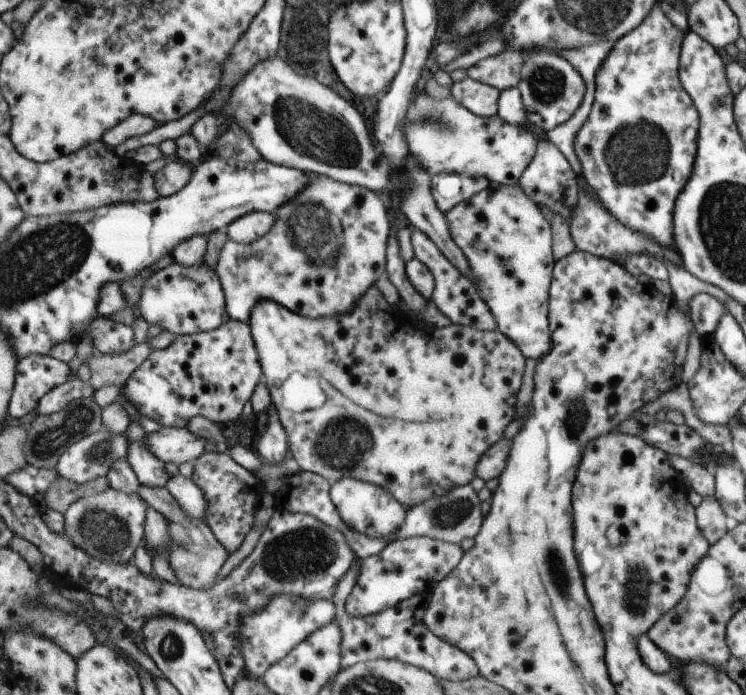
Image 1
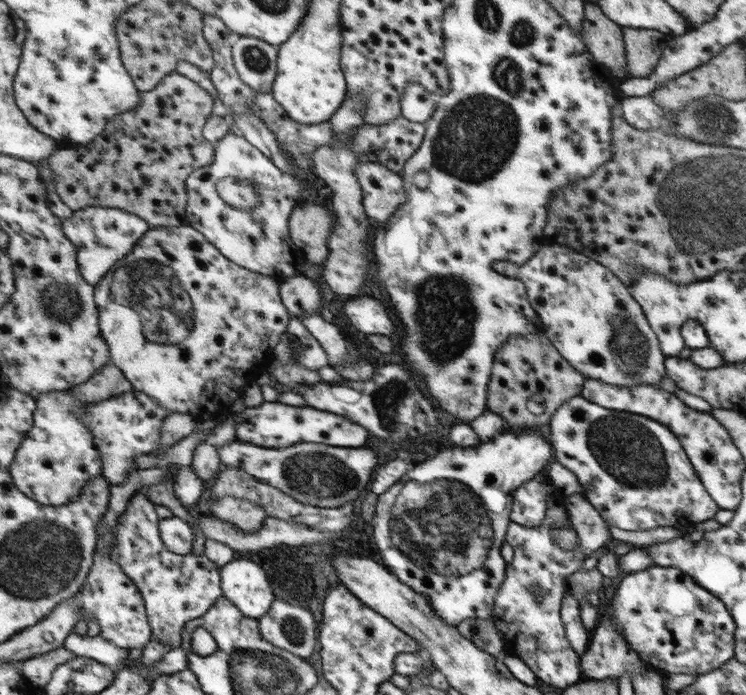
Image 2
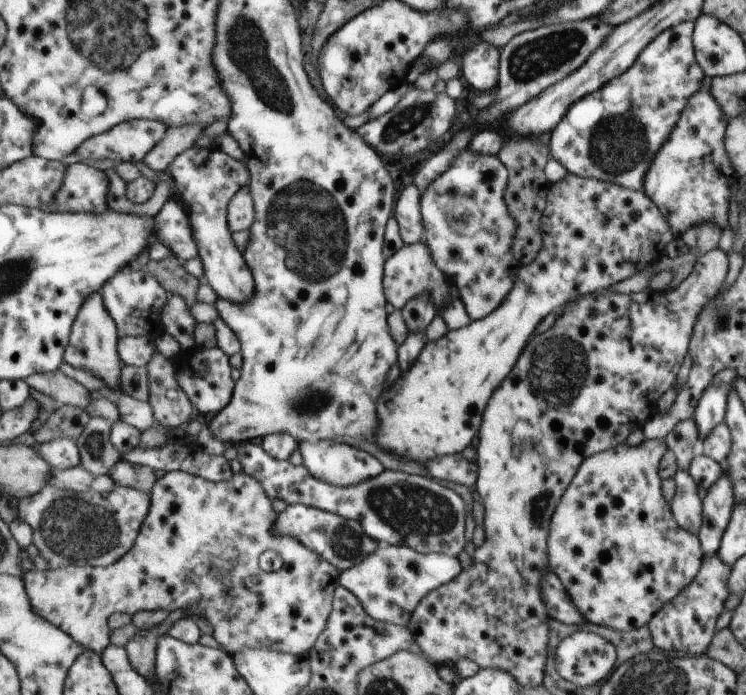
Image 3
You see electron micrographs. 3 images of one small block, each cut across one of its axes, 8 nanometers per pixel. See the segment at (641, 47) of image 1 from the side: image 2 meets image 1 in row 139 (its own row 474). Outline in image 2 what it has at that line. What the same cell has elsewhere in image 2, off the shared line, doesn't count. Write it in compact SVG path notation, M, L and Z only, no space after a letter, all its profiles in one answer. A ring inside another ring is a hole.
M575 395L563 401L562 405L560 405L550 417L548 423L549 425L546 431L547 438L549 438L551 446L554 449L553 461L557 461L561 466L564 466L576 476L576 479L584 488L584 498L599 513L599 516L601 516L606 524L628 531L651 530L659 526L670 526L679 529L680 526L691 527L697 522L700 523L704 520L715 518L715 513L717 513L719 509L717 503L709 496L709 493L707 493L705 487L701 484L691 463L687 460L685 451L683 447L681 447L681 443L679 443L677 437L673 435L667 427L663 426L663 424L656 422L654 419L646 418L645 415L608 410L606 407L598 406L597 403L584 399L581 395Z

